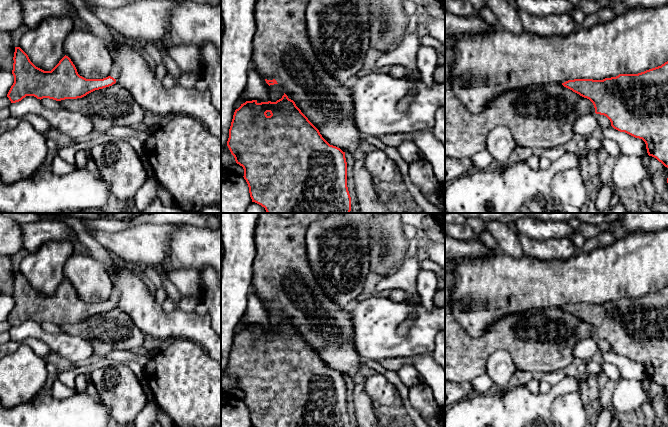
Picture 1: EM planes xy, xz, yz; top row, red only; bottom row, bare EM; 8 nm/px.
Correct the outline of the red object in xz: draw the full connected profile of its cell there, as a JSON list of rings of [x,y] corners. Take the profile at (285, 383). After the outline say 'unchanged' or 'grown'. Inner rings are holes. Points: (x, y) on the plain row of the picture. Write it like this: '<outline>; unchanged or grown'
[[[284,317],[276,326],[246,325],[235,334],[227,370],[244,393],[255,427],[351,427],[345,376],[330,369]]]; unchanged

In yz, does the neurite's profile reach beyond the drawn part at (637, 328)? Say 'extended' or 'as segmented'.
as segmented

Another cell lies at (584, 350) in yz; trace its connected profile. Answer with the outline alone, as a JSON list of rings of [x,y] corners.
[[[590,337],[575,344],[573,356],[574,359],[588,362],[598,351],[596,337]]]

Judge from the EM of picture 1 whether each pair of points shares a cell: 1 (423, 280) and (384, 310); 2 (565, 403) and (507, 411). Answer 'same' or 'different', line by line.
1: different
2: different

